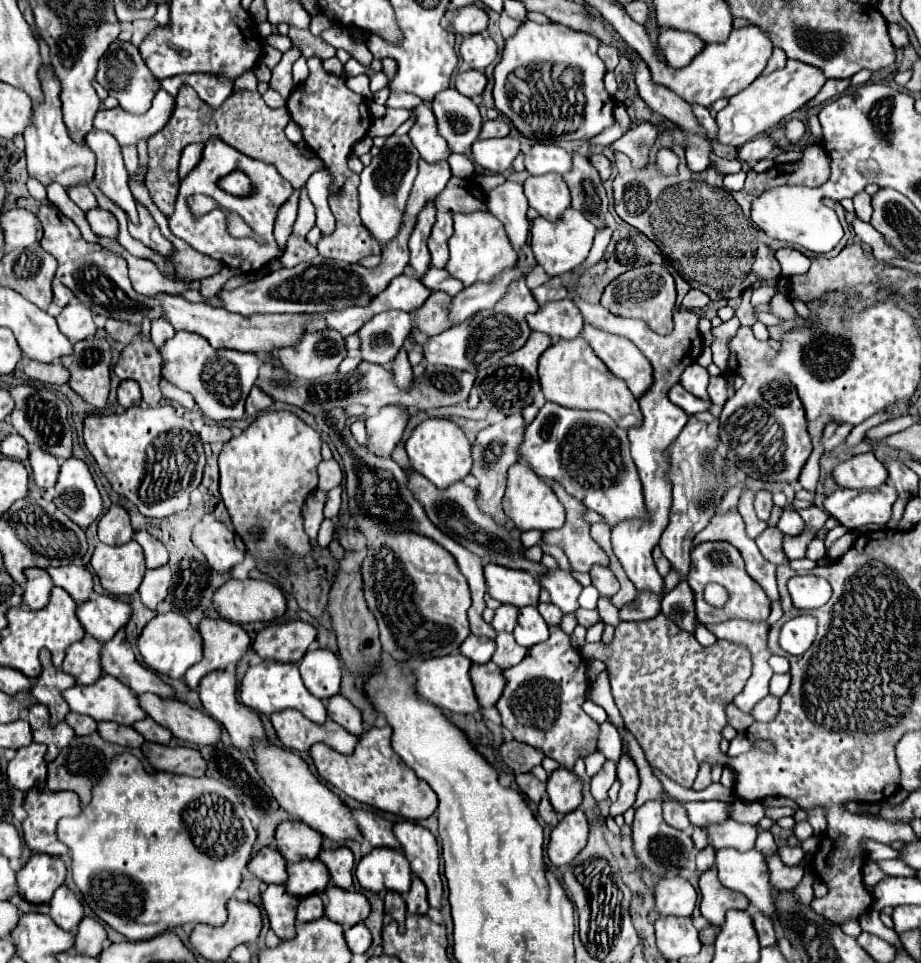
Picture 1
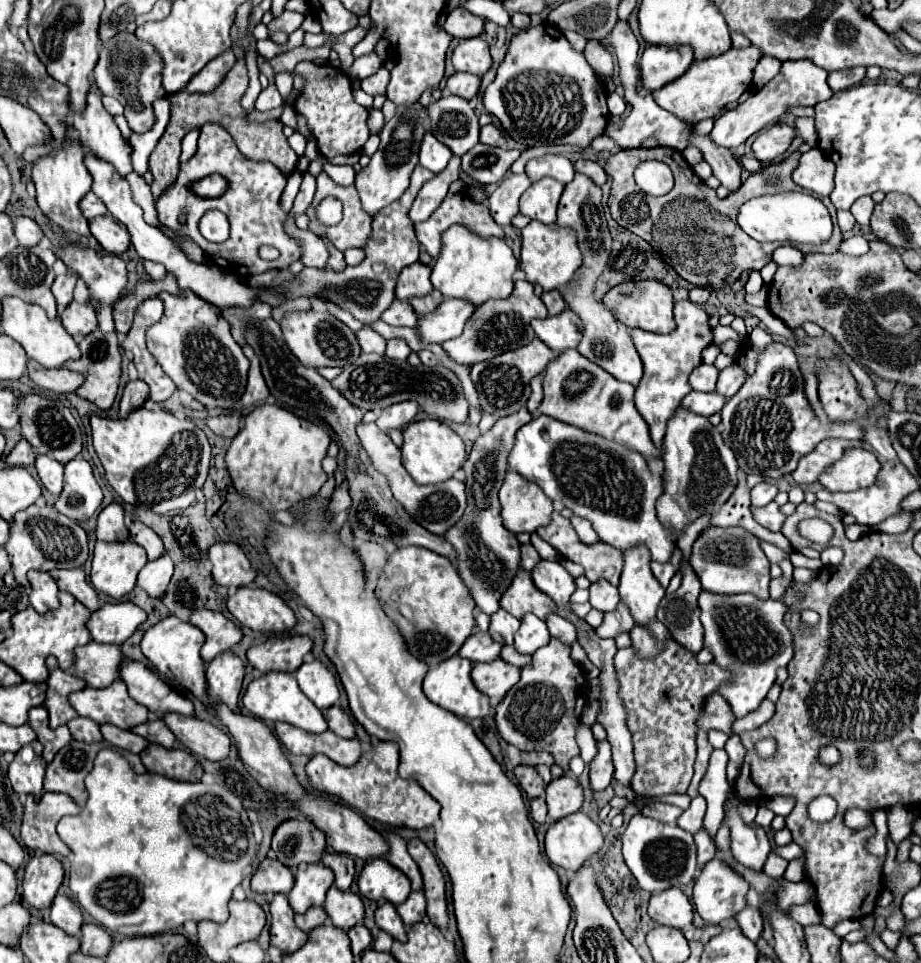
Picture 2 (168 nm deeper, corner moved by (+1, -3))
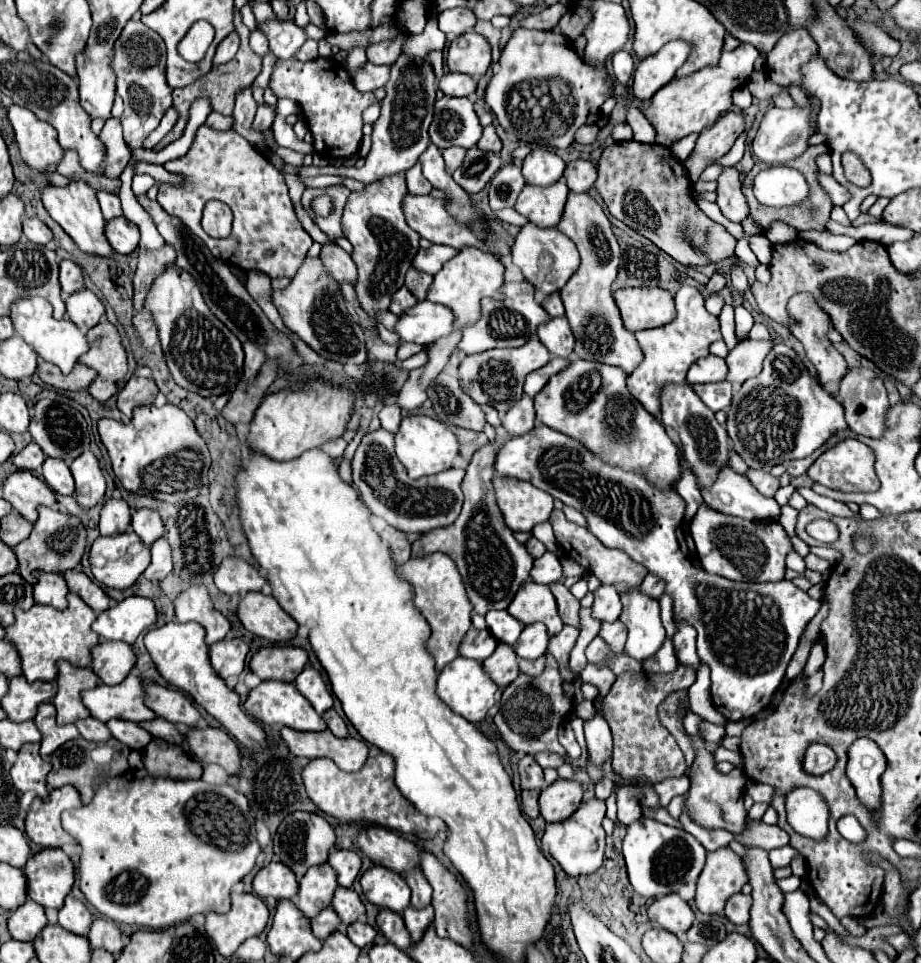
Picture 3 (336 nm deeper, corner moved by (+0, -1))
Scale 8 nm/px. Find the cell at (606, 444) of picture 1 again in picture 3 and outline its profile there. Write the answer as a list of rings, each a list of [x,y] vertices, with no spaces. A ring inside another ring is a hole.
[[[545,425],[535,427],[533,431],[513,437],[507,441],[495,459],[495,471],[501,477],[515,477],[533,483],[535,487],[547,491],[551,497],[561,499],[565,505],[575,507],[587,519],[591,533],[607,547],[625,551],[633,561],[645,565],[651,575],[665,581],[665,593],[673,599],[673,619],[687,621],[697,631],[697,653],[699,659],[711,669],[711,701],[713,707],[727,721],[741,721],[757,715],[769,703],[775,691],[779,689],[785,669],[797,651],[797,645],[803,637],[803,631],[809,619],[821,607],[821,601],[811,599],[805,591],[795,587],[791,581],[777,583],[737,583],[721,575],[711,575],[703,569],[695,569],[689,561],[691,553],[685,540],[684,520],[685,501],[673,489],[659,491],[639,473],[627,473],[617,467],[603,463],[593,457],[579,441],[557,433]]]

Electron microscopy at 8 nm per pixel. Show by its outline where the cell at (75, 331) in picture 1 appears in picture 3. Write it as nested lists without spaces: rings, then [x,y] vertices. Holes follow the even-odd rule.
[[[77,291],[67,301],[67,317],[83,331],[87,333],[91,327],[95,327],[103,315],[105,307],[101,299],[93,291]]]

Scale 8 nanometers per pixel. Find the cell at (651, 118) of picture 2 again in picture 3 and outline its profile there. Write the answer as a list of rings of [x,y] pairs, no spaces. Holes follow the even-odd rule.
[[[583,125],[575,133],[575,141],[581,143],[581,145],[591,145],[597,139],[597,133],[599,133],[599,127],[597,125]]]

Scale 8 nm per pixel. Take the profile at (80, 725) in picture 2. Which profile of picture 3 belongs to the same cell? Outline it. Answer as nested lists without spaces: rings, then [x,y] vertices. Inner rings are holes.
[[[87,717],[87,719],[81,719],[75,723],[75,727],[79,729],[79,733],[89,739],[89,741],[95,741],[95,743],[105,743],[111,739],[111,733],[107,729],[105,723],[93,719],[93,717]]]

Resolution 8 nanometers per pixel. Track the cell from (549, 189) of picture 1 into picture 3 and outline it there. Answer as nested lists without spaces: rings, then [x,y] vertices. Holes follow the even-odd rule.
[[[557,181],[549,187],[525,185],[517,197],[515,211],[537,227],[555,227],[563,215],[567,195],[569,189],[563,181]]]

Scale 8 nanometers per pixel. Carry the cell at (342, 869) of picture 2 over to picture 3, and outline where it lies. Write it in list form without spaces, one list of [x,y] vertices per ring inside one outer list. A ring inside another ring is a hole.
[[[335,849],[329,853],[329,865],[337,873],[337,881],[341,887],[351,887],[355,877],[361,871],[361,857],[355,851]]]

